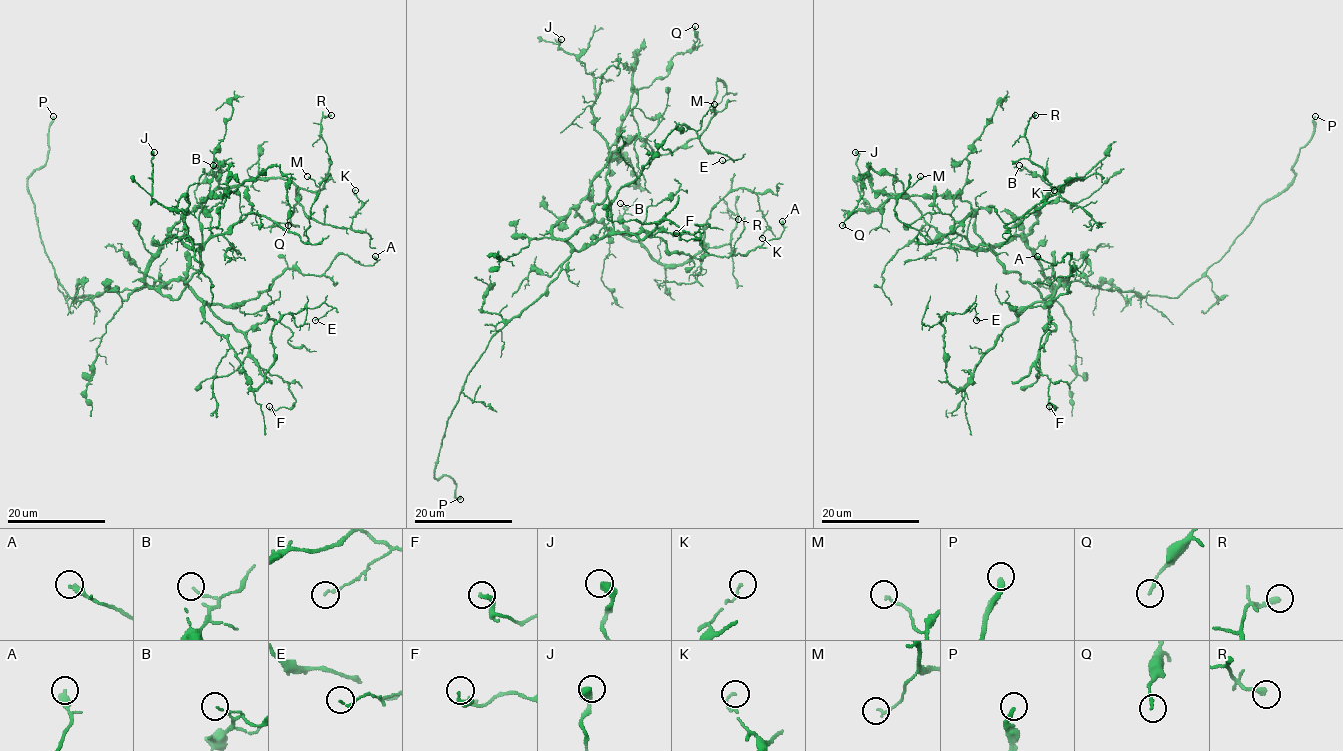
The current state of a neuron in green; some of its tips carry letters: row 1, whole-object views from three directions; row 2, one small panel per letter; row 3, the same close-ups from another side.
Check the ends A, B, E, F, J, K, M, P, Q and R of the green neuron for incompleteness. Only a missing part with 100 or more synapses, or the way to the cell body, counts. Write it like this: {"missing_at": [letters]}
{"missing_at": ["P"]}

